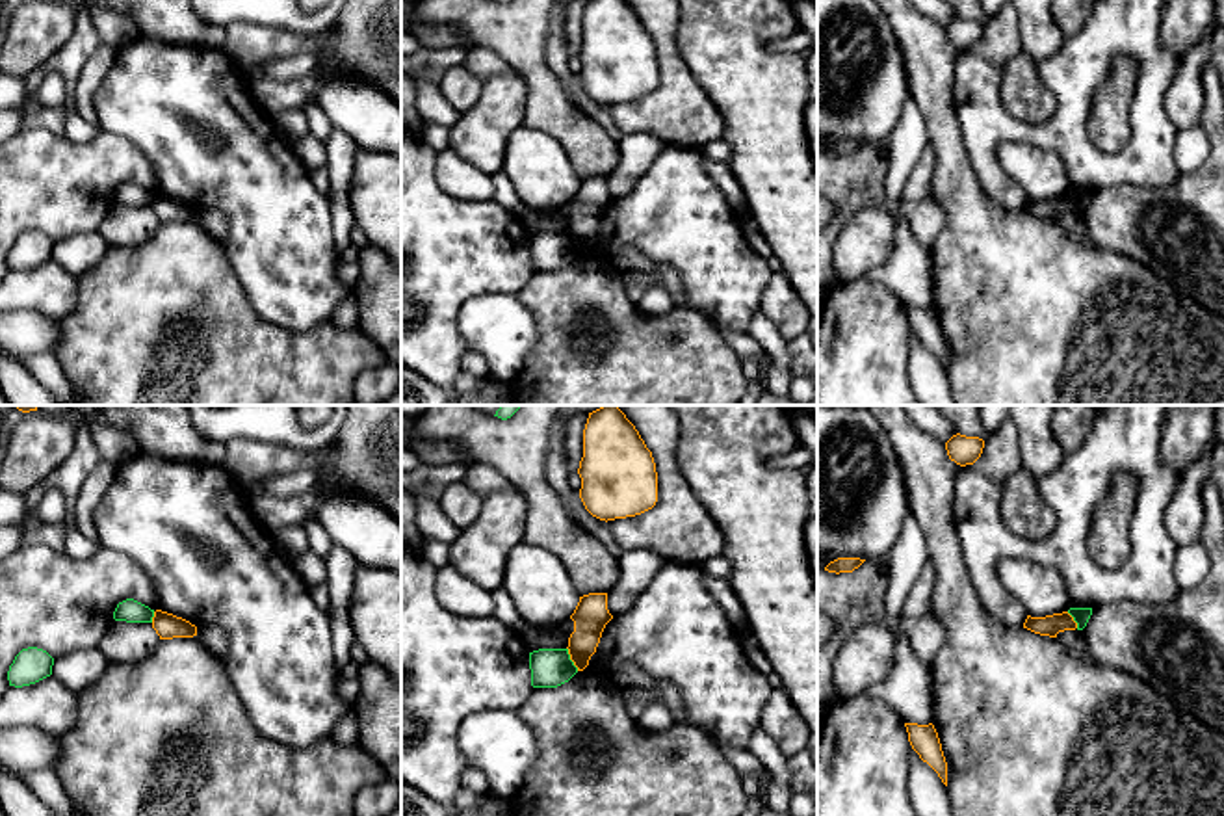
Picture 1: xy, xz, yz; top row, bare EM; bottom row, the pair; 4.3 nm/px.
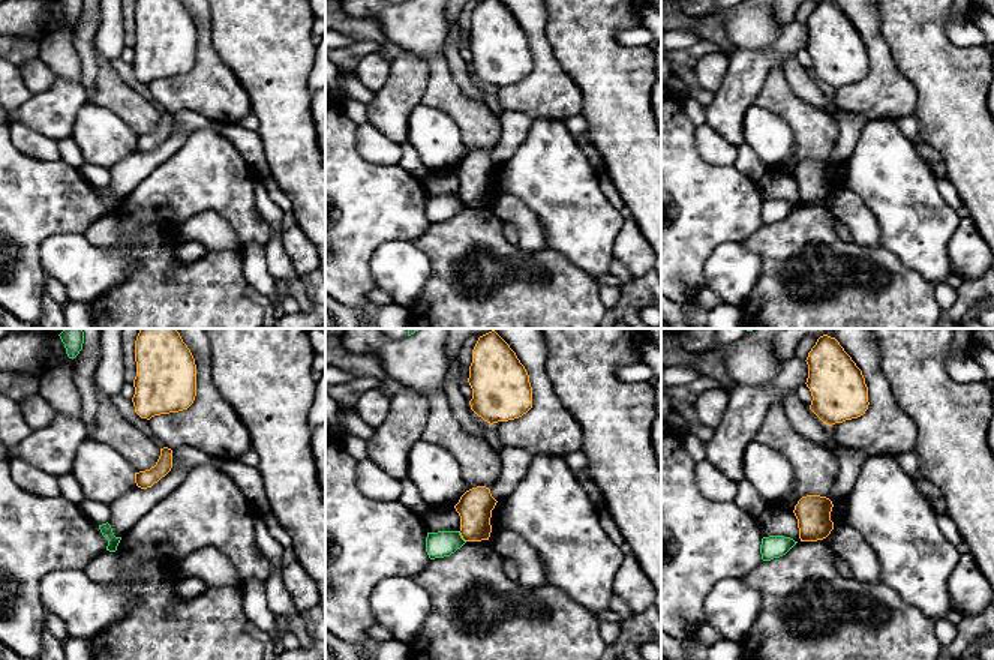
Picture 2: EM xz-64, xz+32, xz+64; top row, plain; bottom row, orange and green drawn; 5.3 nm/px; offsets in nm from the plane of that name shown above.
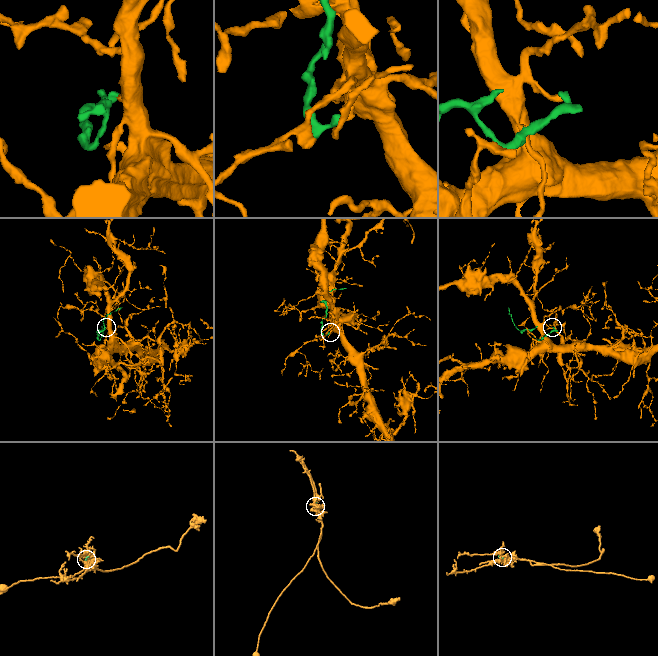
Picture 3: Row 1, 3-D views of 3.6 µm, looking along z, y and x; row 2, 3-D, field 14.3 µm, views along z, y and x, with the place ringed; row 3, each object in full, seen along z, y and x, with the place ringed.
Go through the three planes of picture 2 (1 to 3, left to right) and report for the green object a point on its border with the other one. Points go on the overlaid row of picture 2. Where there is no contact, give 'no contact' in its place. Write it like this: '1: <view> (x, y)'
1: no contact
2: xz+32 (462, 537)
3: no contact

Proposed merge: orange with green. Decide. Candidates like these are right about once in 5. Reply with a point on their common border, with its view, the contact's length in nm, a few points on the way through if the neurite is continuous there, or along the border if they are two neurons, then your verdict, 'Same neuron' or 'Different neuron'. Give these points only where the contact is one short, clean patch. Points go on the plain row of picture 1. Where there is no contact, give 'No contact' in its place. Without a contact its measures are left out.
Touches orange at xz (571, 242). Shared border 120 nm. Boundary: xz (567, 231), (569, 242), (578, 253). Different neuron

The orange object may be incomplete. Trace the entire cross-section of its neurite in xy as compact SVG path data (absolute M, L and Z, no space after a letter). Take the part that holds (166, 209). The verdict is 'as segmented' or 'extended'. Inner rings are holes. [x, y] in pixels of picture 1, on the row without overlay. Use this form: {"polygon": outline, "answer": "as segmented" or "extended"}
{"polygon": "M162 193L154 195L152 212L160 219L160 223L197 219L195 208L191 208L189 204L176 201L173 197L162 195Z", "answer": "as segmented"}

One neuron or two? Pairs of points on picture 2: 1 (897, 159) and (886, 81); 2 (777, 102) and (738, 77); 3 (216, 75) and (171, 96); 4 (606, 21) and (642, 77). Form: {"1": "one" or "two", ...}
{"1": "two", "2": "two", "3": "one", "4": "one"}

